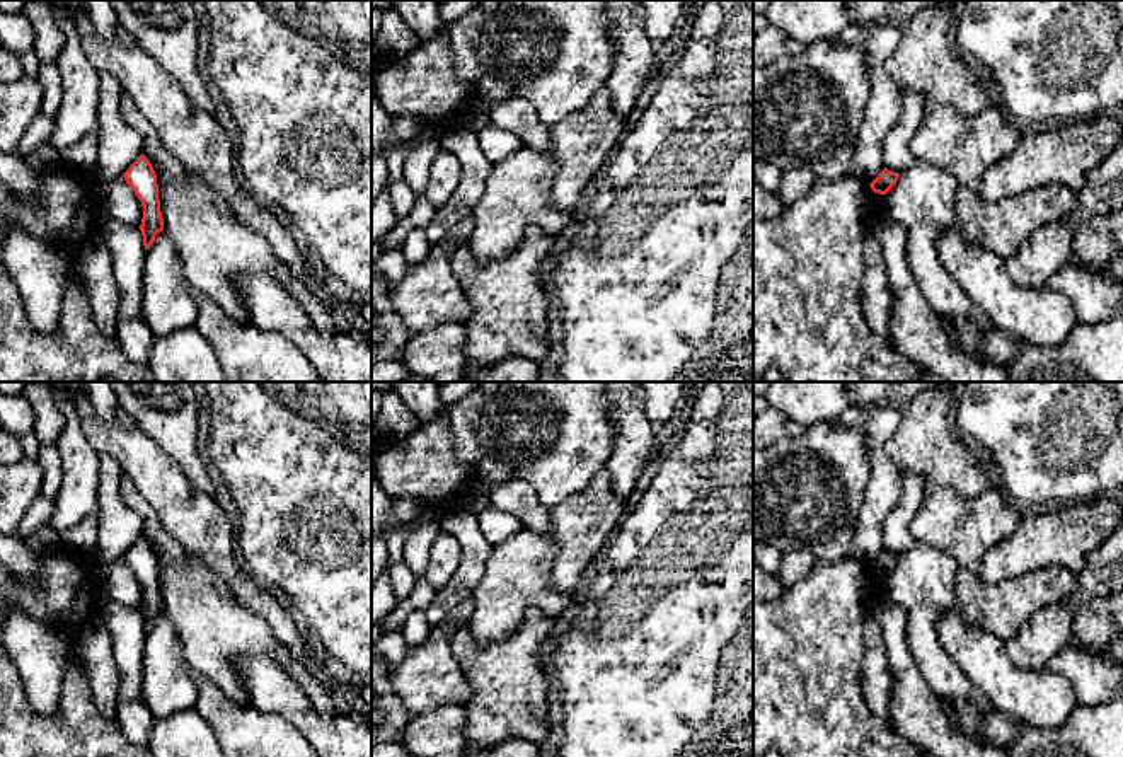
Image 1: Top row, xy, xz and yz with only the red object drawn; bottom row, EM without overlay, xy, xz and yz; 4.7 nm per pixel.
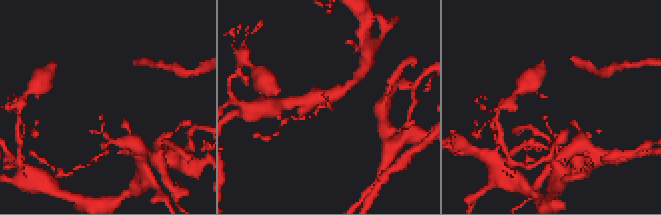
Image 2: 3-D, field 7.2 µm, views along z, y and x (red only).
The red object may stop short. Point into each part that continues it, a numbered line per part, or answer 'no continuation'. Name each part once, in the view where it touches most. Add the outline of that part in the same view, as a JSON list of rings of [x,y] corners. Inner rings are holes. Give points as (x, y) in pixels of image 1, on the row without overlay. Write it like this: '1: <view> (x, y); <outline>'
no continuation

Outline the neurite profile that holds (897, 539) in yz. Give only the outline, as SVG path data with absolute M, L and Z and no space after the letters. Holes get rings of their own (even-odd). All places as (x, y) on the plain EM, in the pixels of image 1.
M900 474L901 494L884 522L883 544L888 552L903 556L915 544L910 522L927 496L927 483L912 474Z

